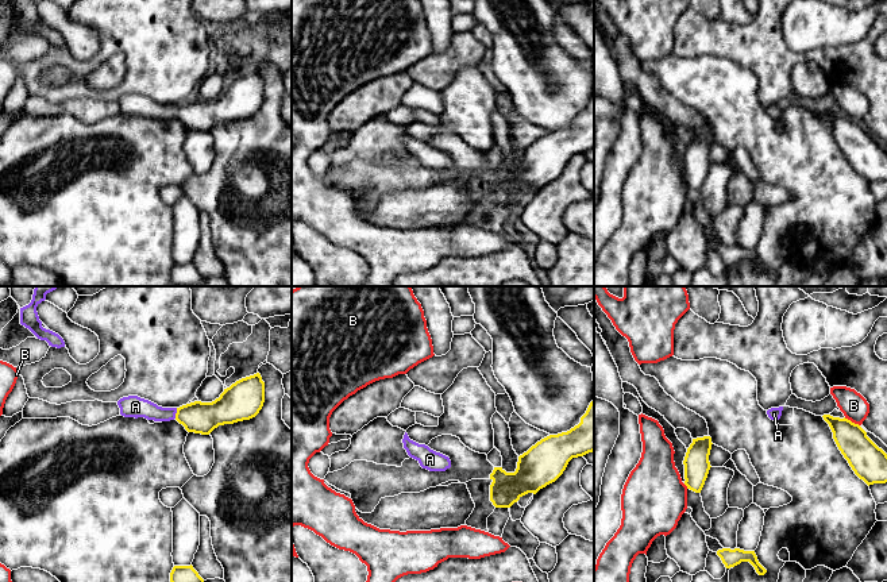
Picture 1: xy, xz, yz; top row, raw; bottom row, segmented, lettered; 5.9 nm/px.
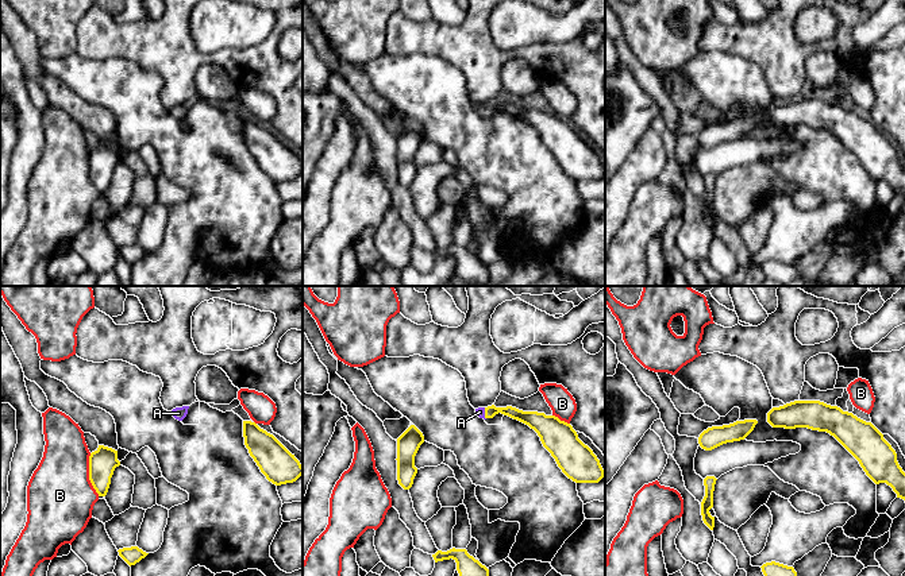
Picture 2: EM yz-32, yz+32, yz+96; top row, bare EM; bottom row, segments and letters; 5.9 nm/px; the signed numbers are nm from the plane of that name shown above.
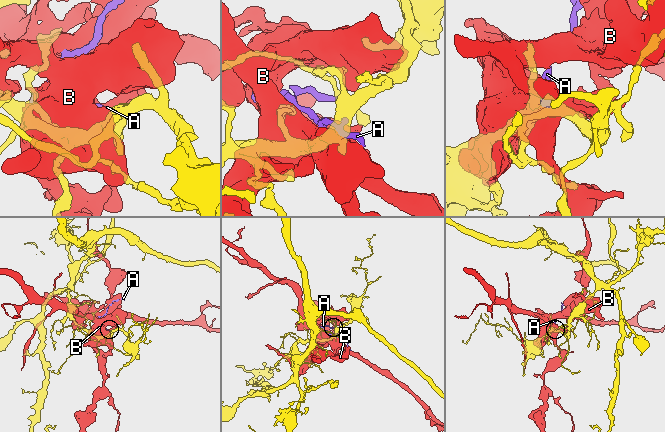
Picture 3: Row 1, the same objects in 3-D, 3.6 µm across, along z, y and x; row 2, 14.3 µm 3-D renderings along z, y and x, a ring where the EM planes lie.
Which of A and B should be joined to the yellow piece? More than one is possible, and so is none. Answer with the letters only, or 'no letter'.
A

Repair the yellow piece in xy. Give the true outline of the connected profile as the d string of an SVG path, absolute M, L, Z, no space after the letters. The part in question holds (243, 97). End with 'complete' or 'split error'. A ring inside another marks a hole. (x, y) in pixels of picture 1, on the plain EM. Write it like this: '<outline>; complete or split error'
M259 70L242 76L224 86L212 100L194 99L180 105L162 105L138 93L117 99L124 115L154 119L177 117L188 130L209 132L215 126L255 115L265 100L265 80Z; split error

